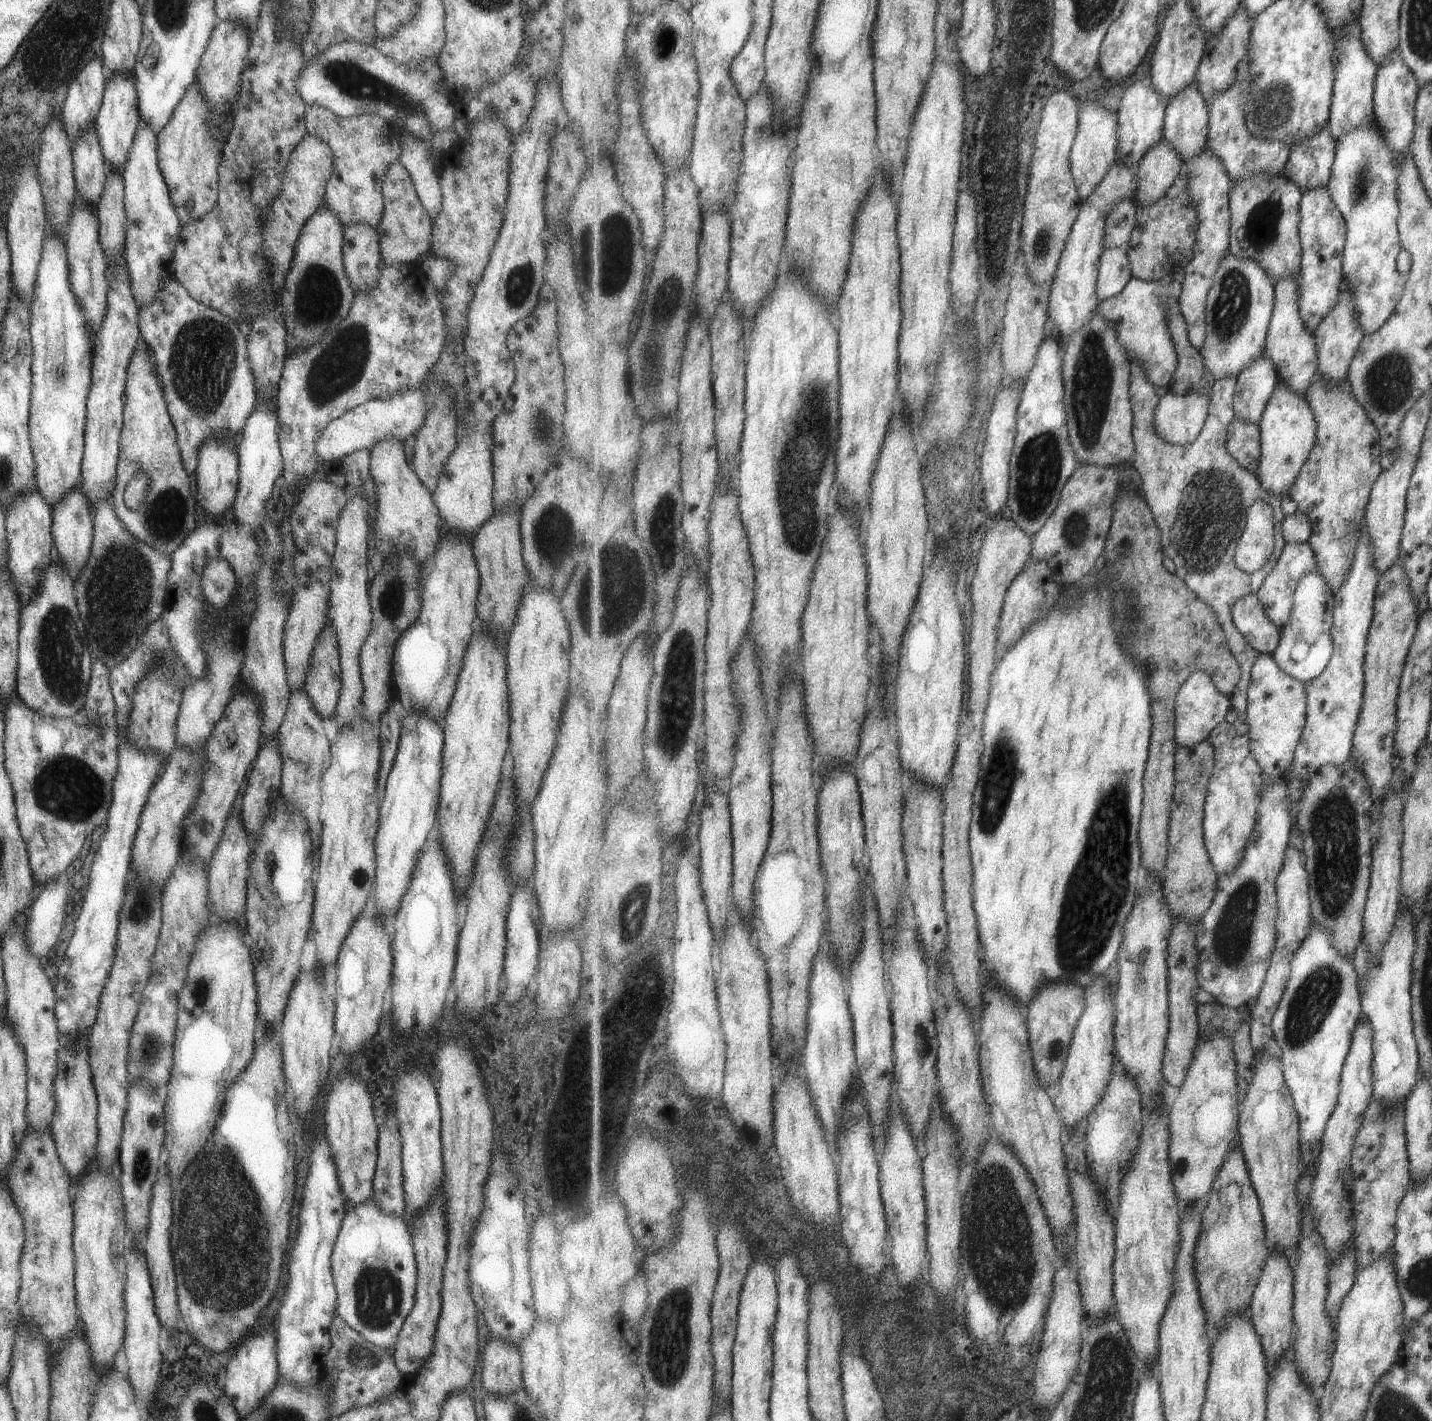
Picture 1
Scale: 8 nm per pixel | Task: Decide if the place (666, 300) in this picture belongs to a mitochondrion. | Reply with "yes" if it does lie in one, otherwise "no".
yes

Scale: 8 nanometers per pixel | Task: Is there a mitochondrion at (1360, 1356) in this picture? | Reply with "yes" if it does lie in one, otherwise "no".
no

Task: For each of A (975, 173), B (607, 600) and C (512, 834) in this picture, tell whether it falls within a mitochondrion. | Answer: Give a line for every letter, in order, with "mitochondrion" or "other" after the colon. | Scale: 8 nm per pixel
A: other
B: mitochondrion
C: other

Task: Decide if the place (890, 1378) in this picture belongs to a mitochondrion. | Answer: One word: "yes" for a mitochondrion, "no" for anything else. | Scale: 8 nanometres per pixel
no

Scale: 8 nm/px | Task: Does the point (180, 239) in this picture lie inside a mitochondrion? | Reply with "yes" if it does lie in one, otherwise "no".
no

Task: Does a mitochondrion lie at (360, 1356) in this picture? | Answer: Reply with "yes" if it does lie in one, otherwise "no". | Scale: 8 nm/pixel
yes

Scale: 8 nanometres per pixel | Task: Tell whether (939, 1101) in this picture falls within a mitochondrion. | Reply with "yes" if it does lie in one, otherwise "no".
no

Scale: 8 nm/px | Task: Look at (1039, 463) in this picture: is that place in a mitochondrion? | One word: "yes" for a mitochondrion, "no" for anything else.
yes

